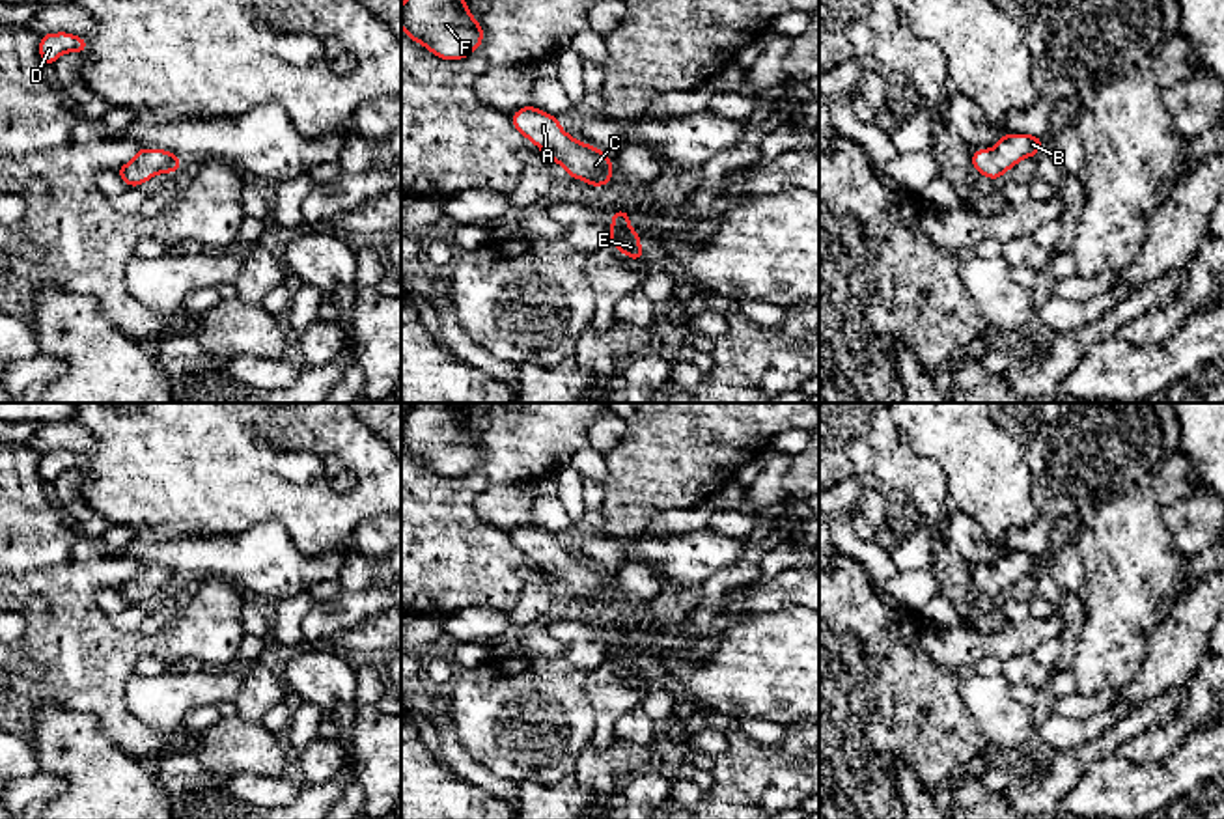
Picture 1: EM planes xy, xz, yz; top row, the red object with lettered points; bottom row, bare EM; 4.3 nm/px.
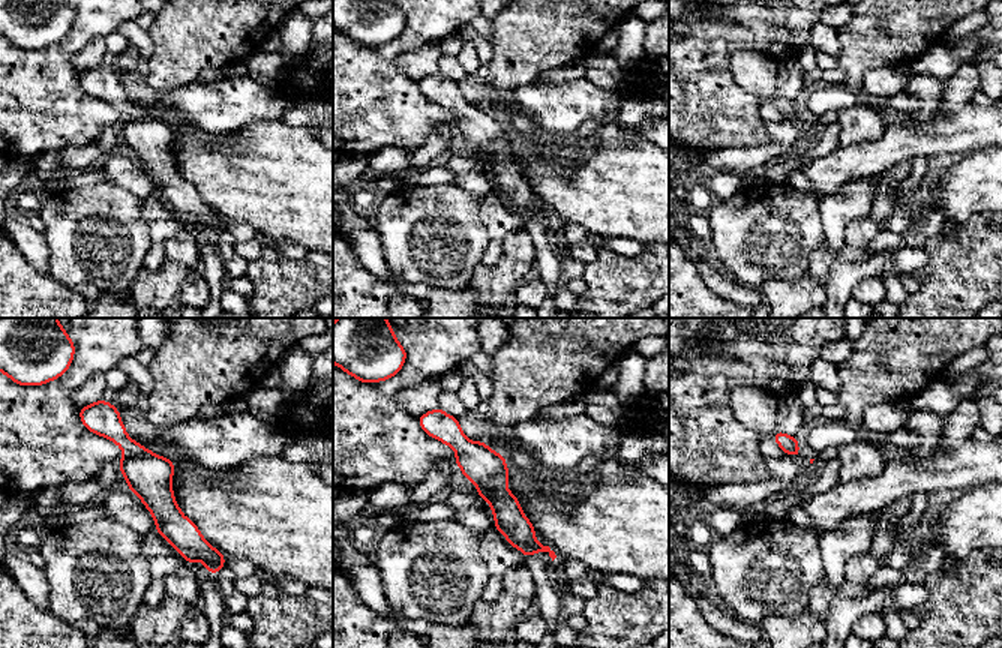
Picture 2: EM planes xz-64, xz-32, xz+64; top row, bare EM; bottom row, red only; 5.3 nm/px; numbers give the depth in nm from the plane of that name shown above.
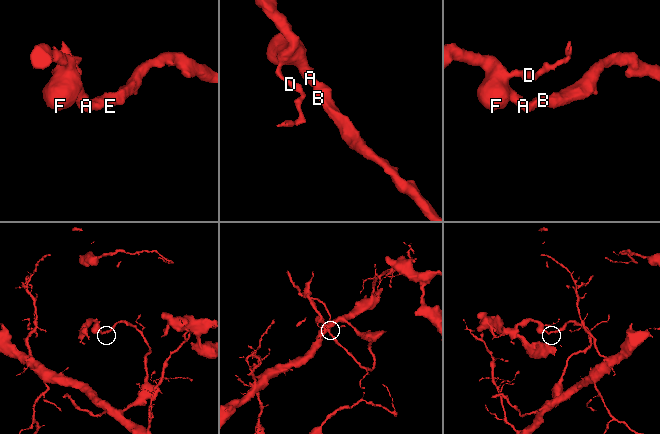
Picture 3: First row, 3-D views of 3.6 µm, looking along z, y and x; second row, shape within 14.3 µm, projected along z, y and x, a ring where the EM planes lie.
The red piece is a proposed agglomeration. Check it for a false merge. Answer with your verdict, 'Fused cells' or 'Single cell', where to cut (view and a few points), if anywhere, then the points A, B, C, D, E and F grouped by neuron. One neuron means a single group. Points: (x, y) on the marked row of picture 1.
Single cell. No split. Groups: A B C D E F

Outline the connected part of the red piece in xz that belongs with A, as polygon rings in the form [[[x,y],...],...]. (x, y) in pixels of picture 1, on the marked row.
[[[528,104],[509,119],[522,136],[534,142],[549,160],[556,160],[573,179],[588,181],[593,188],[612,183],[610,157],[569,136],[558,118]]]

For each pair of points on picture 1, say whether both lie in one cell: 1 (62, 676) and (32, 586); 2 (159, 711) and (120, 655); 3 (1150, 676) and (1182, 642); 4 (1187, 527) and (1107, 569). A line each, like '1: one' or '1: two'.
1: one
2: two
3: one
4: two

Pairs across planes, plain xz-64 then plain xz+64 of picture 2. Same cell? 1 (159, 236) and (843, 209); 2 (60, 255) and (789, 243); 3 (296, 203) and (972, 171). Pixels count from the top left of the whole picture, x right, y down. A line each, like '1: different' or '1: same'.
1: same
2: same
3: same

